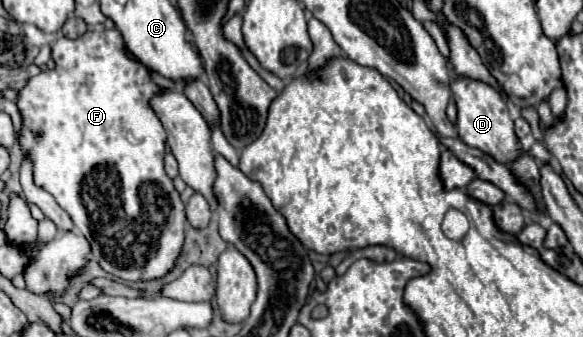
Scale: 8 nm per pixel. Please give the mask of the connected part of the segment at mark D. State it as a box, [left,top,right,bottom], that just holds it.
[451,76,521,164]

